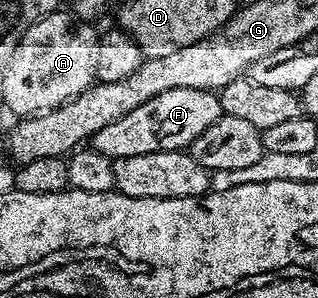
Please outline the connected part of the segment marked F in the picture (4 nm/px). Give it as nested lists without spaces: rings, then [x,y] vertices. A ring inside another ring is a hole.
[[[168,89],[166,93],[157,93],[157,97],[153,97],[153,101],[145,101],[145,105],[137,105],[137,109],[132,109],[129,113],[125,113],[125,117],[121,117],[121,121],[113,121],[113,125],[105,125],[105,129],[97,129],[97,133],[92,135],[89,140],[89,146],[97,149],[97,153],[105,153],[105,157],[109,157],[113,161],[121,157],[138,157],[141,153],[182,151],[190,148],[191,143],[197,141],[197,137],[201,137],[201,133],[205,133],[205,129],[209,129],[209,125],[213,125],[213,121],[217,121],[222,116],[223,110],[219,104],[219,97],[216,92],[206,91],[205,89]]]

